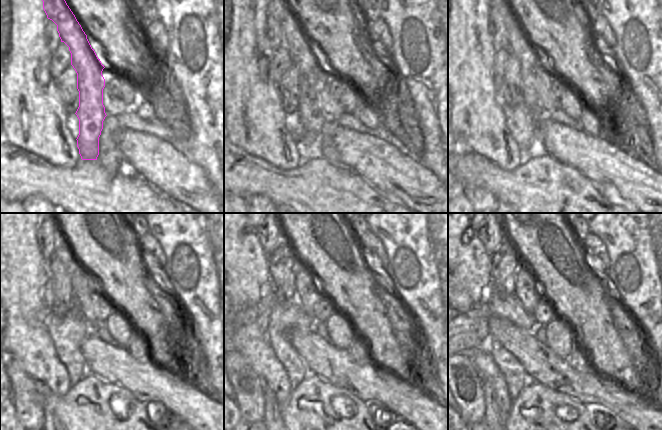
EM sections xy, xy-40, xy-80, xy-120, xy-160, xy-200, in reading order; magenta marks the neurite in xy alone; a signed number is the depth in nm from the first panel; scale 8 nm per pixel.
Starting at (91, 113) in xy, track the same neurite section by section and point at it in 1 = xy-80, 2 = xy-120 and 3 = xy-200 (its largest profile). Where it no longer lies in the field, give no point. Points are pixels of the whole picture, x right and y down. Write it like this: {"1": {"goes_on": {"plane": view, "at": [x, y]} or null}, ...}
{"1": {"goes_on": {"plane": "xy-80", "at": [531, 66]}}, "2": {"goes_on": {"plane": "xy-120", "at": [61, 251]}}, "3": {"goes_on": {"plane": "xy-200", "at": [506, 239]}}}

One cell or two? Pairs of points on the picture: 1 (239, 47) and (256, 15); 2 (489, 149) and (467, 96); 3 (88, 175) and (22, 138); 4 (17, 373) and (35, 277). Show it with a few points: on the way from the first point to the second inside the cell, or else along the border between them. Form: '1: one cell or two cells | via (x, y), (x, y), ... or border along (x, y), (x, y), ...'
1: one cell | via (239, 39), (239, 33), (248, 23)
2: one cell | via (486, 136), (480, 120), (475, 115), (474, 109)
3: two cells | border along (79, 154), (73, 167), (51, 163)
4: two cells | border along (10, 356), (32, 377), (37, 379)

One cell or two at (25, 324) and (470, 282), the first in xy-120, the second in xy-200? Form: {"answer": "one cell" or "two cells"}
{"answer": "one cell"}

